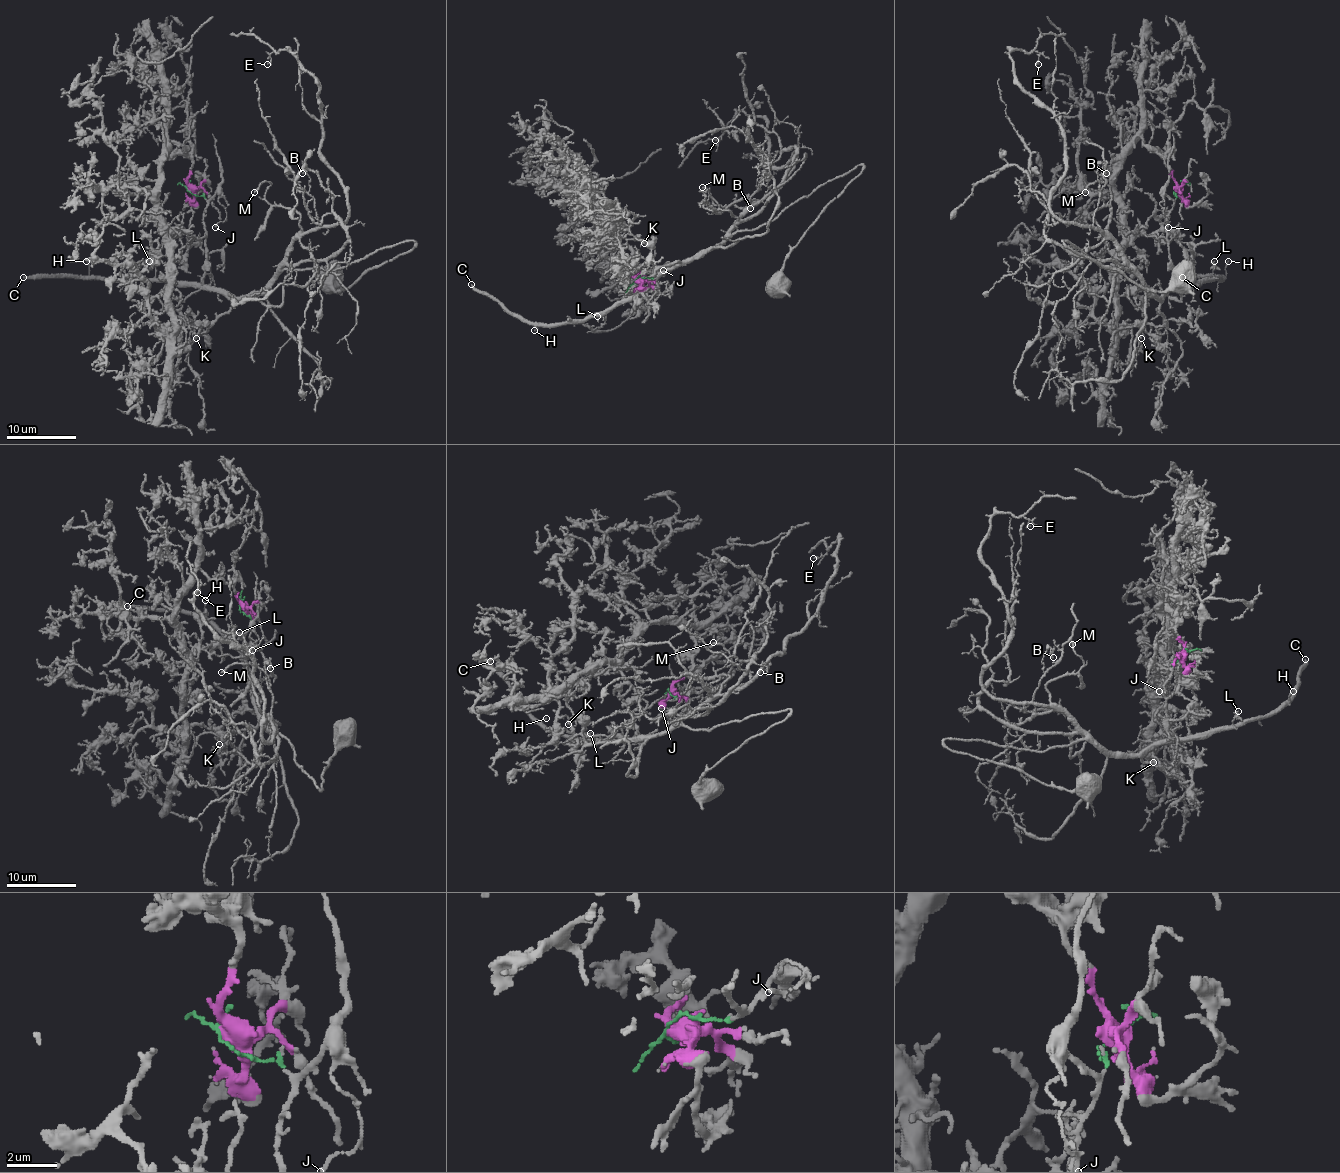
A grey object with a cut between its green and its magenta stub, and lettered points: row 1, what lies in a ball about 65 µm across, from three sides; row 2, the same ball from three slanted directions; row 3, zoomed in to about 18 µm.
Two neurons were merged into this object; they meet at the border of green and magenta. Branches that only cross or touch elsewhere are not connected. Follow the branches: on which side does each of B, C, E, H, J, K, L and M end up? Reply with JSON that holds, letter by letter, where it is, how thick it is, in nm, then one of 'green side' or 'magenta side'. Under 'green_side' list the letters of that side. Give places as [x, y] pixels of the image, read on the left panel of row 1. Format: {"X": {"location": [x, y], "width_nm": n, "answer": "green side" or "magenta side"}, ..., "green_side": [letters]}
{"B": {"location": [302, 173], "width_nm": 180, "answer": "green side"}, "C": {"location": [23, 277], "width_nm": 280, "answer": "green side"}, "E": {"location": [267, 64], "width_nm": 120, "answer": "green side"}, "H": {"location": [86, 261], "width_nm": 100, "answer": "green side"}, "J": {"location": [215, 227], "width_nm": 90, "answer": "green side"}, "K": {"location": [196, 338], "width_nm": 80, "answer": "green side"}, "L": {"location": [149, 261], "width_nm": 100, "answer": "green side"}, "M": {"location": [254, 192], "width_nm": 200, "answer": "green side"}, "green_side": ["B", "C", "E", "H", "J", "K", "L", "M"]}

